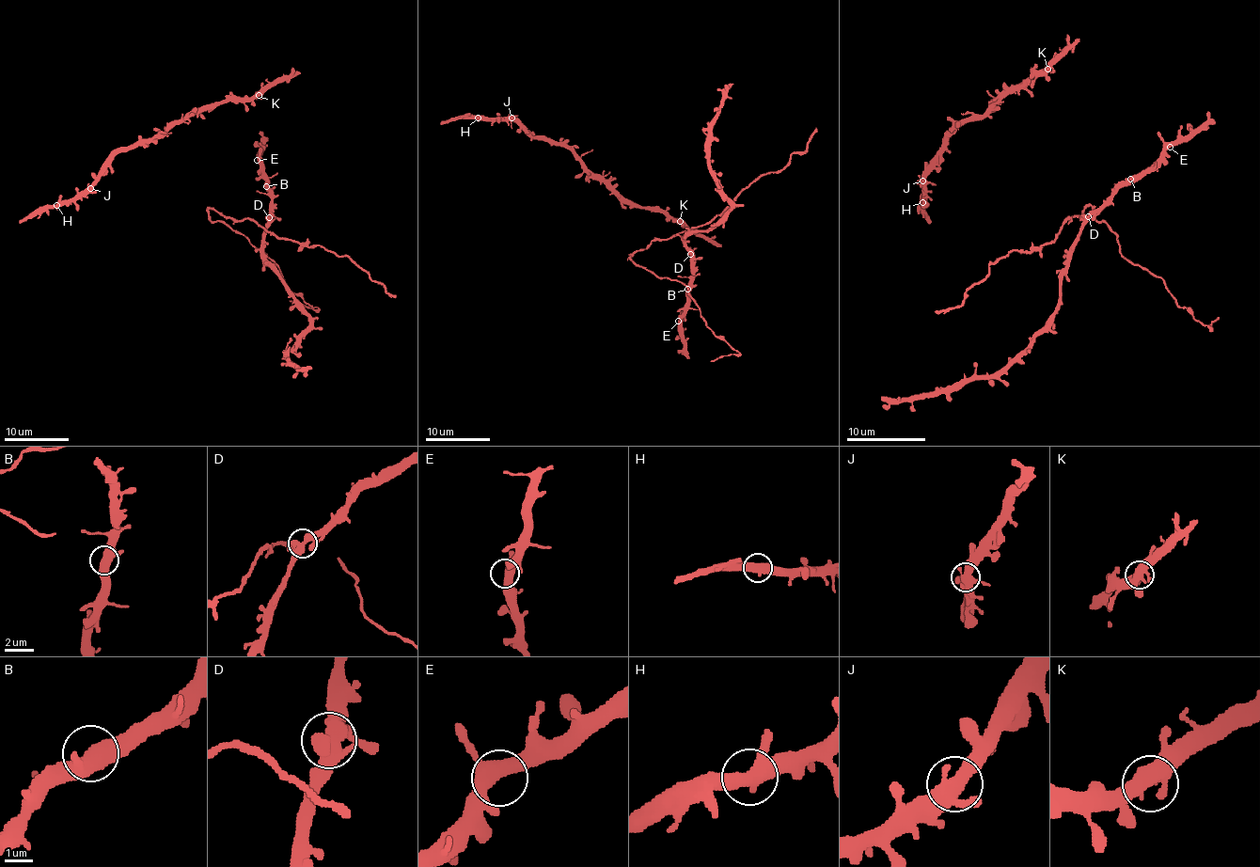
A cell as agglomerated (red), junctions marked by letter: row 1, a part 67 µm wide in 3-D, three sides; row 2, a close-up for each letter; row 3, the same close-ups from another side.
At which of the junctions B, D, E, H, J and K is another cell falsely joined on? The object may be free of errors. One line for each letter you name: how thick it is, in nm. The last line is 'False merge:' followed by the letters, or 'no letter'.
False merge: no letter

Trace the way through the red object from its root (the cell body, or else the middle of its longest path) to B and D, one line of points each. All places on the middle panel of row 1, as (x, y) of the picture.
B: (683, 311), (687, 289)
D: (683, 311), (686, 289), (692, 275), (691, 253)

